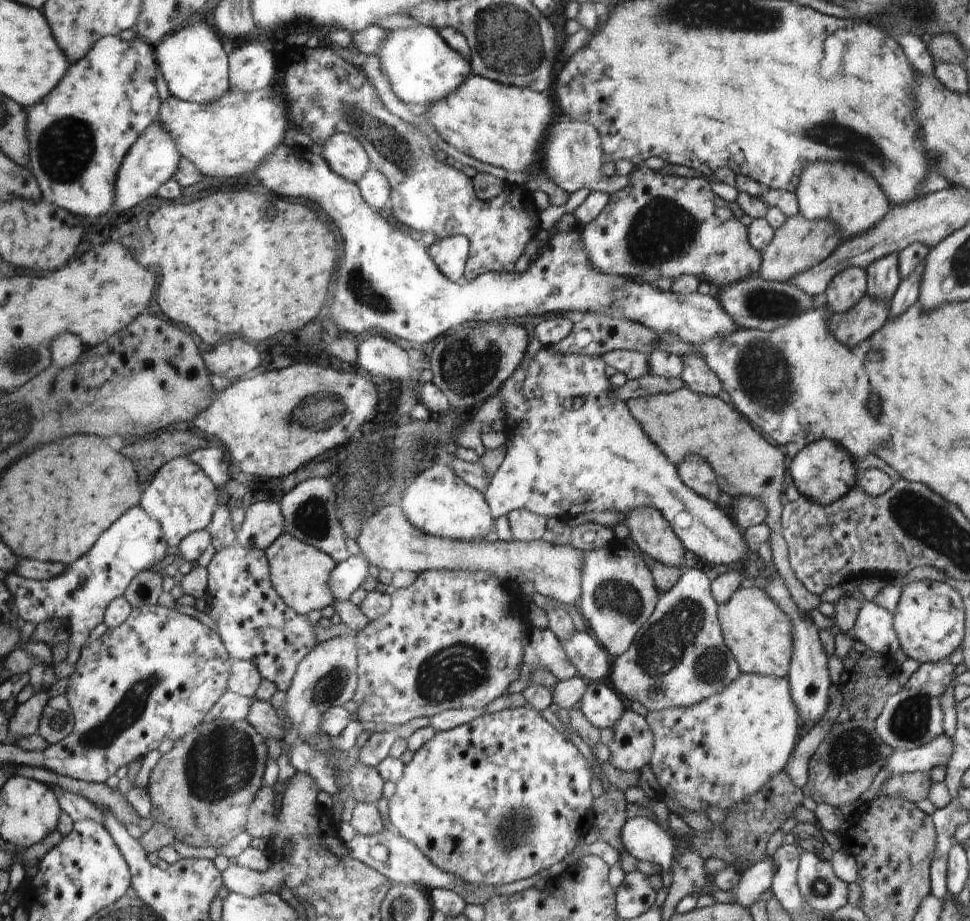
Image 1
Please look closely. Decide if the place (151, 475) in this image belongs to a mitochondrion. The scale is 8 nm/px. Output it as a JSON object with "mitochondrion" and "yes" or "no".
{"mitochondrion":"no"}

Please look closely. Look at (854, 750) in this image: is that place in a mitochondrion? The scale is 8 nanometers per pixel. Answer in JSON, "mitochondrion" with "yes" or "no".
{"mitochondrion":"yes"}

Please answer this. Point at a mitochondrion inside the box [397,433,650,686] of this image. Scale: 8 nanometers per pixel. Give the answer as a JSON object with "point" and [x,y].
{"point":[619,600]}

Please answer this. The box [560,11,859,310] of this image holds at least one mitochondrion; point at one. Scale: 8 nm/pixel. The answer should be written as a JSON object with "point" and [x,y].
{"point":[663,229]}

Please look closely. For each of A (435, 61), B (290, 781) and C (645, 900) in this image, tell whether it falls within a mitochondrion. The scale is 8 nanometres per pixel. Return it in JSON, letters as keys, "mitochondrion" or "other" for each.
{"A":"other","B":"other","C":"other"}

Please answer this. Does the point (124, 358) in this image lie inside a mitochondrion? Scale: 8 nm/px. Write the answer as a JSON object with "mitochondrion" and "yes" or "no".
{"mitochondrion":"no"}

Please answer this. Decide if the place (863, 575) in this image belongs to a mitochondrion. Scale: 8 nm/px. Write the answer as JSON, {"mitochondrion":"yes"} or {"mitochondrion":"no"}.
{"mitochondrion":"no"}

